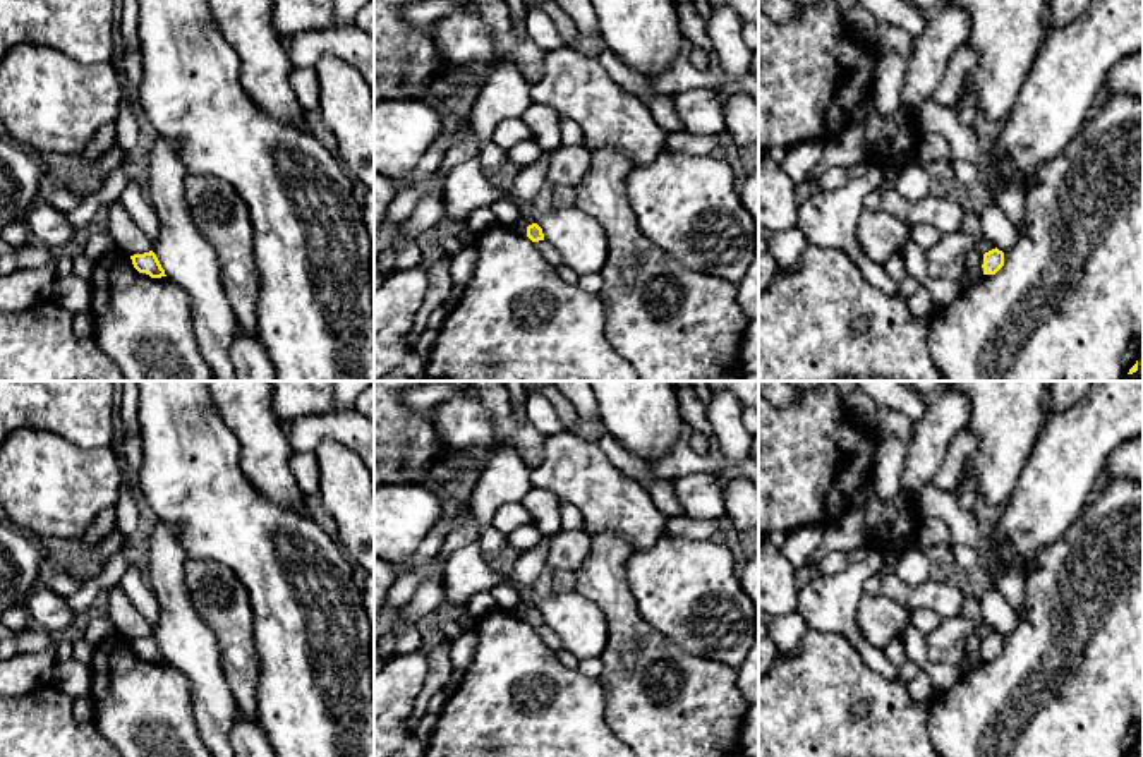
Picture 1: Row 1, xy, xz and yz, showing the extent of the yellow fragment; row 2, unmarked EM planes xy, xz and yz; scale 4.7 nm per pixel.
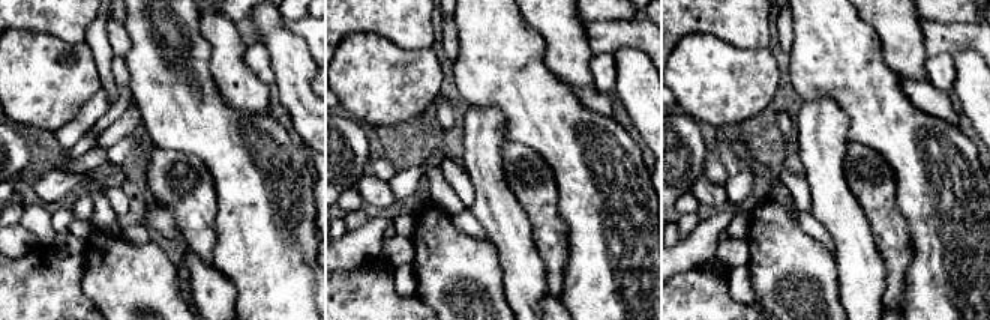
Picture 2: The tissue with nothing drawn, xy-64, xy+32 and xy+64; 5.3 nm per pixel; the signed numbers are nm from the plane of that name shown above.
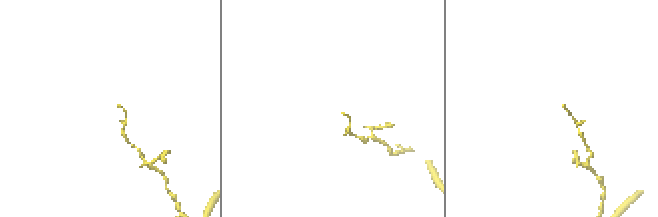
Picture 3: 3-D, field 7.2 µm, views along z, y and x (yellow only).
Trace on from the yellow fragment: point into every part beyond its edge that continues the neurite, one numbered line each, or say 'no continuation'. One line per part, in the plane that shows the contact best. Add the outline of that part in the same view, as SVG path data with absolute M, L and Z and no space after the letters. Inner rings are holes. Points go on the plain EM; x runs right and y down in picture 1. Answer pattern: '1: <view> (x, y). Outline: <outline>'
no continuation

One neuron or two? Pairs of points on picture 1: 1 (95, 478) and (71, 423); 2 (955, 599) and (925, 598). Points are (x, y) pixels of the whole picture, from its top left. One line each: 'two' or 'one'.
1: two
2: one

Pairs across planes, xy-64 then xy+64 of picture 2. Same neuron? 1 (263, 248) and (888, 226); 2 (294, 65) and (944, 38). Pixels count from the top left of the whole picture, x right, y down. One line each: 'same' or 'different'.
1: different
2: different

